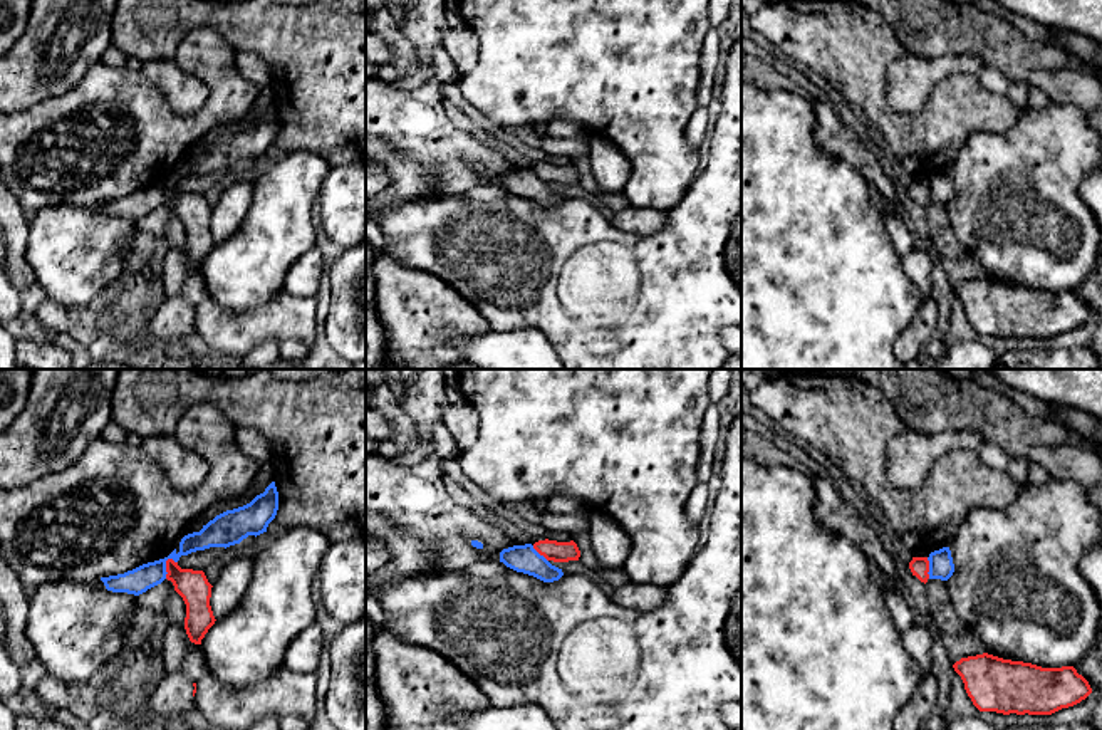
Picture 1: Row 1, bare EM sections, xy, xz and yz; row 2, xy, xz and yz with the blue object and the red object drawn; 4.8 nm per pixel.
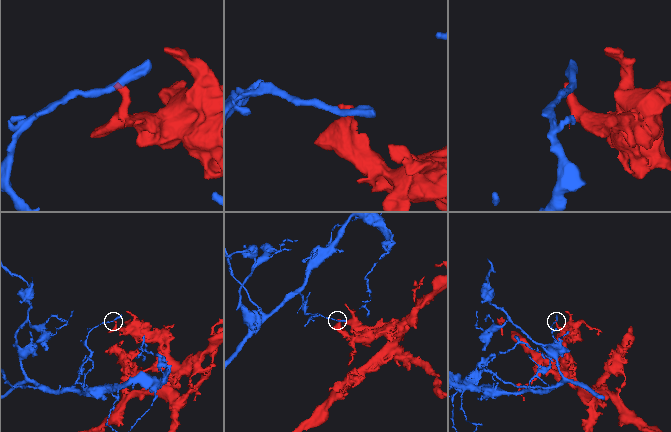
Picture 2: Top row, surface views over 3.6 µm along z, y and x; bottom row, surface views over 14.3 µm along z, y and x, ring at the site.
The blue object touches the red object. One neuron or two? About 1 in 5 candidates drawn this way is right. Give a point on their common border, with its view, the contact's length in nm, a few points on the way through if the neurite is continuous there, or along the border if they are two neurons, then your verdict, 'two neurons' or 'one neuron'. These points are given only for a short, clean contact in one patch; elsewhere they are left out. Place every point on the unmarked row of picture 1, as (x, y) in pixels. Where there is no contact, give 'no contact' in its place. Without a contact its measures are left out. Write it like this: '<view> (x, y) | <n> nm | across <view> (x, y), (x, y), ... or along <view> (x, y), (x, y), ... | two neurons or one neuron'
xy (165, 192) | 110 nm | along xy (171, 182), (166, 185), (165, 202) | two neurons

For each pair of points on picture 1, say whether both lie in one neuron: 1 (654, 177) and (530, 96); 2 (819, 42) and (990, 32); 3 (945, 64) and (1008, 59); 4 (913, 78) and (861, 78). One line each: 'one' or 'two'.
1: one
2: two
3: two
4: two

